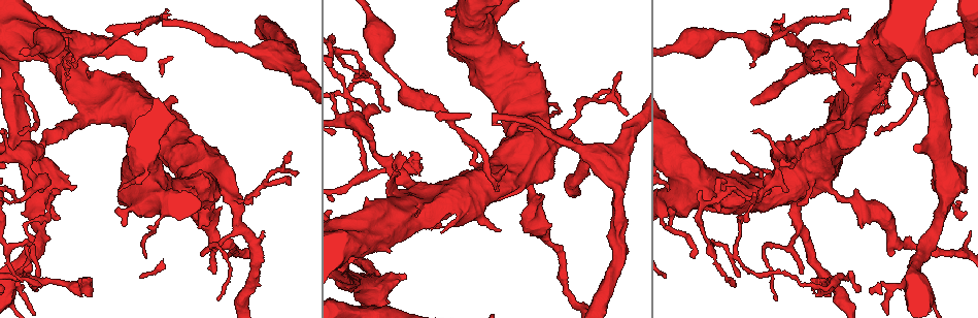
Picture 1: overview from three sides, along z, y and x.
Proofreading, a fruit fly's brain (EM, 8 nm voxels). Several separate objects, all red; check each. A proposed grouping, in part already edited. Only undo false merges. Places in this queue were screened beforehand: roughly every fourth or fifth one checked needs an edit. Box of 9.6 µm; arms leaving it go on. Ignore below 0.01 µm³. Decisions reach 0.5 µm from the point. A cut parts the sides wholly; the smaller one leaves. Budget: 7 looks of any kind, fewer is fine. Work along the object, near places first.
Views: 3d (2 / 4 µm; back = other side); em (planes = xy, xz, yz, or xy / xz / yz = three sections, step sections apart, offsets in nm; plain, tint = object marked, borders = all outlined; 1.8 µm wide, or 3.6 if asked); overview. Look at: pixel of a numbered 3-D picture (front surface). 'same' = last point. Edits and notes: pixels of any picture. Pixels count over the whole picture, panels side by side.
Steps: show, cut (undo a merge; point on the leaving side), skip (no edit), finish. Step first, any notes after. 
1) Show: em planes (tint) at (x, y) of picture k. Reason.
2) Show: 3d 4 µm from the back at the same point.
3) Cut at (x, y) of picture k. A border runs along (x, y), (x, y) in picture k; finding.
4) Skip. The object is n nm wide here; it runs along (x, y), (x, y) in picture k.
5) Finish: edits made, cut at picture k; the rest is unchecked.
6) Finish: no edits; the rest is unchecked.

Show: 3d 2 µm from the back at (77, 287) of picture 1. Sharp bend.

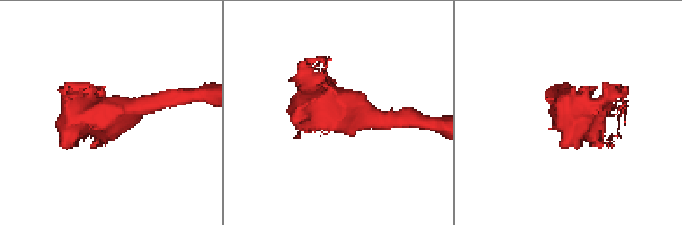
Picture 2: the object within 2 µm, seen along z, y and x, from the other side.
Show: em yz step 4 (tint) at (339, 114) of picture 2.

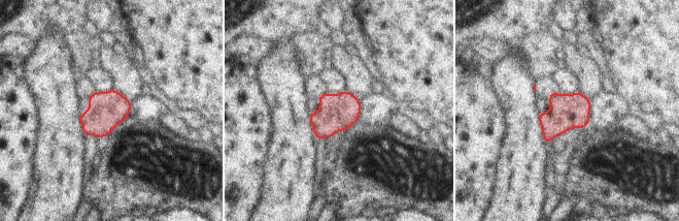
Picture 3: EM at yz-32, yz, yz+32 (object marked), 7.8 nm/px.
Skip. The object is 280 nm wide here; continuous, no second neuron.

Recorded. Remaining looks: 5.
Show: 3d 2 µm at (17, 199) of picture 1. Abrupt turn.

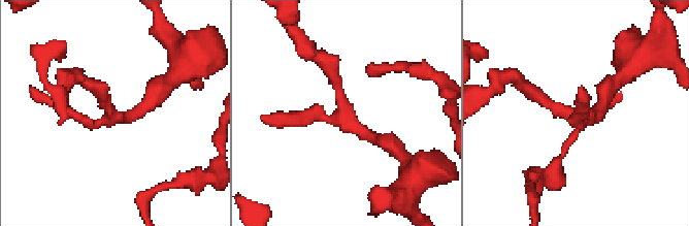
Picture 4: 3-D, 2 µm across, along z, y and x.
Show: em 3.6 µm planes (tint) at (344, 117) of picture 4.

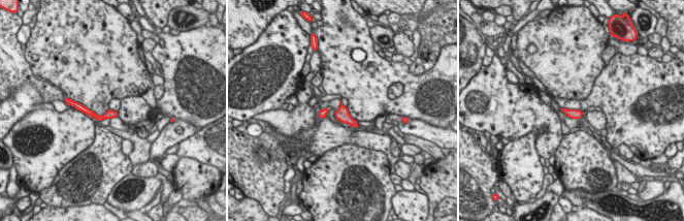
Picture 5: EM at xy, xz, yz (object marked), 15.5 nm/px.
Skip. The object is 140 nm wide here; all the same neuron.

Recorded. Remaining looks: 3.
Show: 3d 4 µm at (10, 92) of picture 1. Abrupt turn.

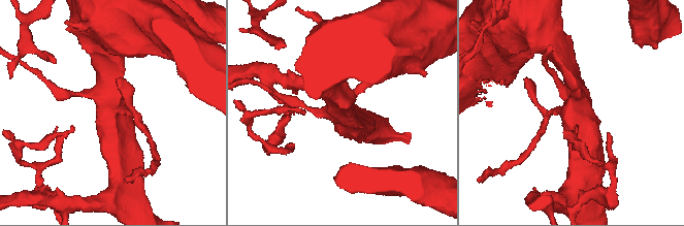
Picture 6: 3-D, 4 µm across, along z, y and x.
Show: em planes (tint) at (109, 112) of picture 6. Now the EM.

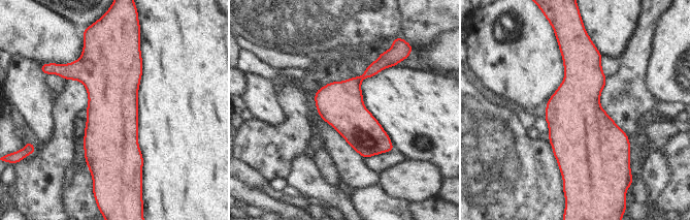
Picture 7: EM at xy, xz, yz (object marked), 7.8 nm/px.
Skip. All the same neuron.

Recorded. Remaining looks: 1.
Finish: no edits; the rest is unchecked.

